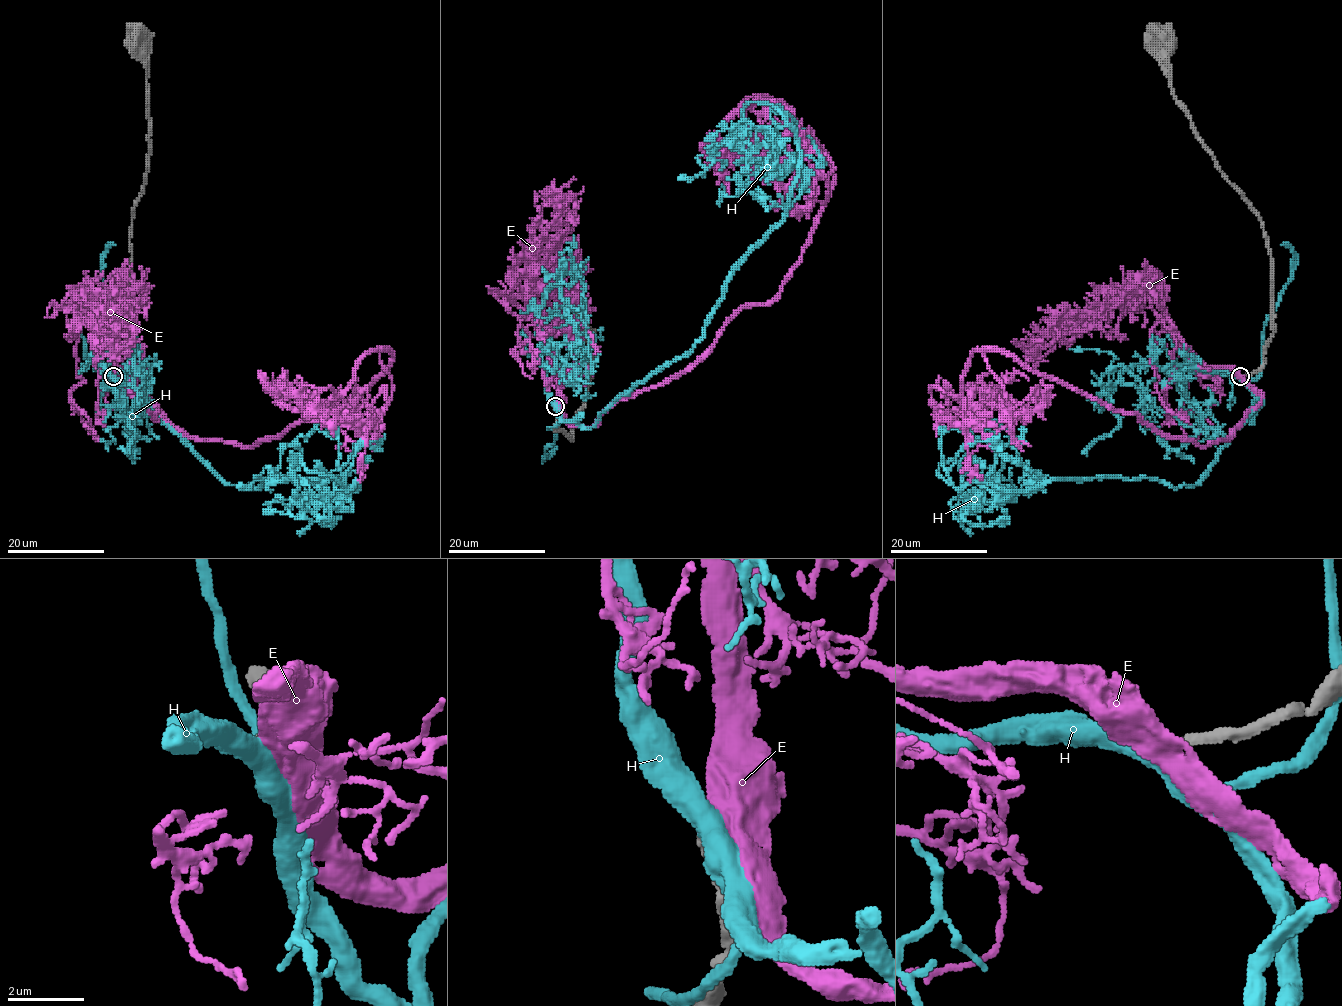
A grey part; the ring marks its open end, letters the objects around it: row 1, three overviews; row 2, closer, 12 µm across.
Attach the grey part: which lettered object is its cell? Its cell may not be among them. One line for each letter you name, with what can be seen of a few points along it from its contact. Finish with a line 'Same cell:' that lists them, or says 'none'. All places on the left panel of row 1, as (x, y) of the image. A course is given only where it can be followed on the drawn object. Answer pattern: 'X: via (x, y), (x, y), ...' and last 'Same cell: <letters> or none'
E: via (113, 376), (189, 435), (254, 445), (346, 407), (391, 355), (373, 349), (309, 420), (271, 389), (286, 380)
Same cell: E

